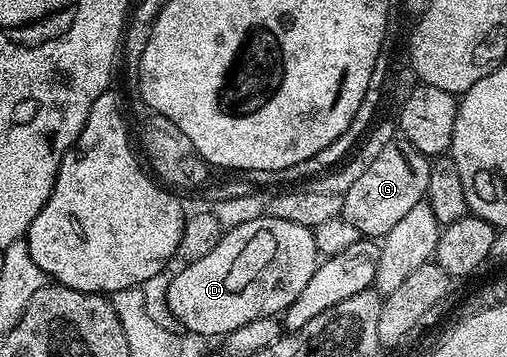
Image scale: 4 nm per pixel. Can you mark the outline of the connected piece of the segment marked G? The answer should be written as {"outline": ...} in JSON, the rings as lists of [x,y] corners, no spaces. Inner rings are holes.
{"outline":[[[396,138],[396,143],[383,143],[381,153],[373,157],[369,169],[353,181],[353,186],[344,193],[342,218],[357,229],[363,237],[382,237],[413,209],[413,205],[424,202],[429,185],[429,169],[431,159],[422,155],[412,143],[406,139]]]}

